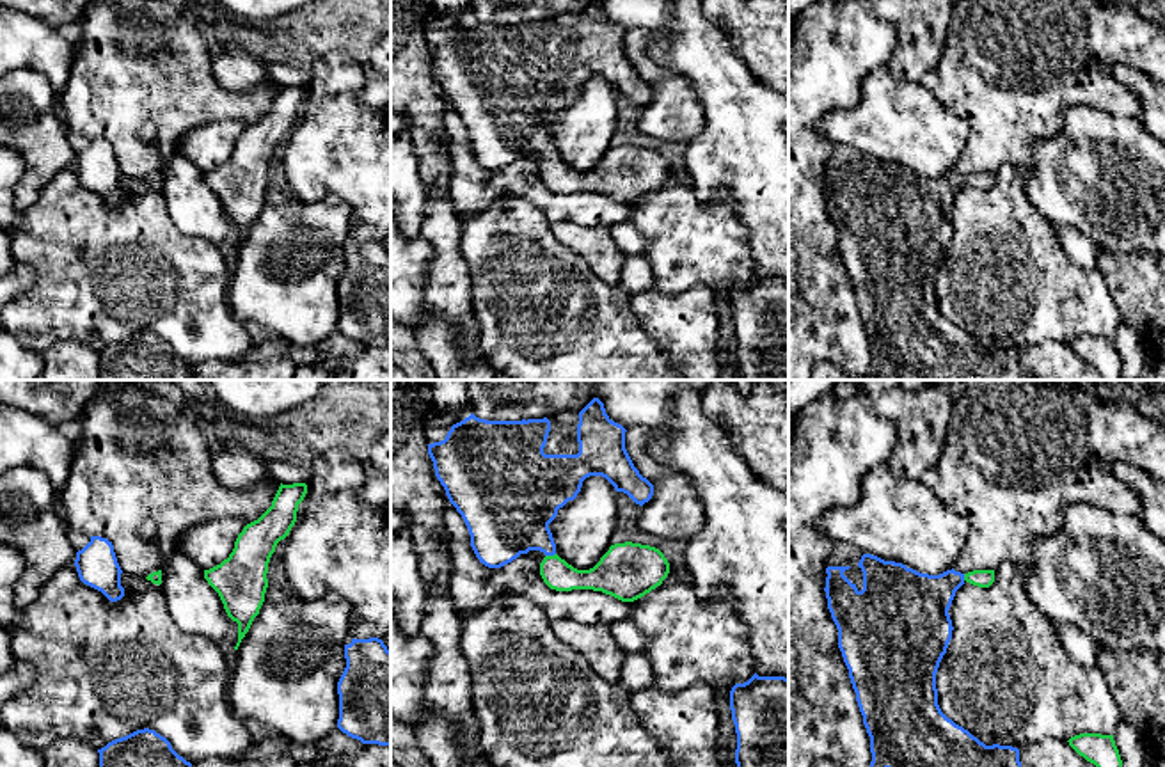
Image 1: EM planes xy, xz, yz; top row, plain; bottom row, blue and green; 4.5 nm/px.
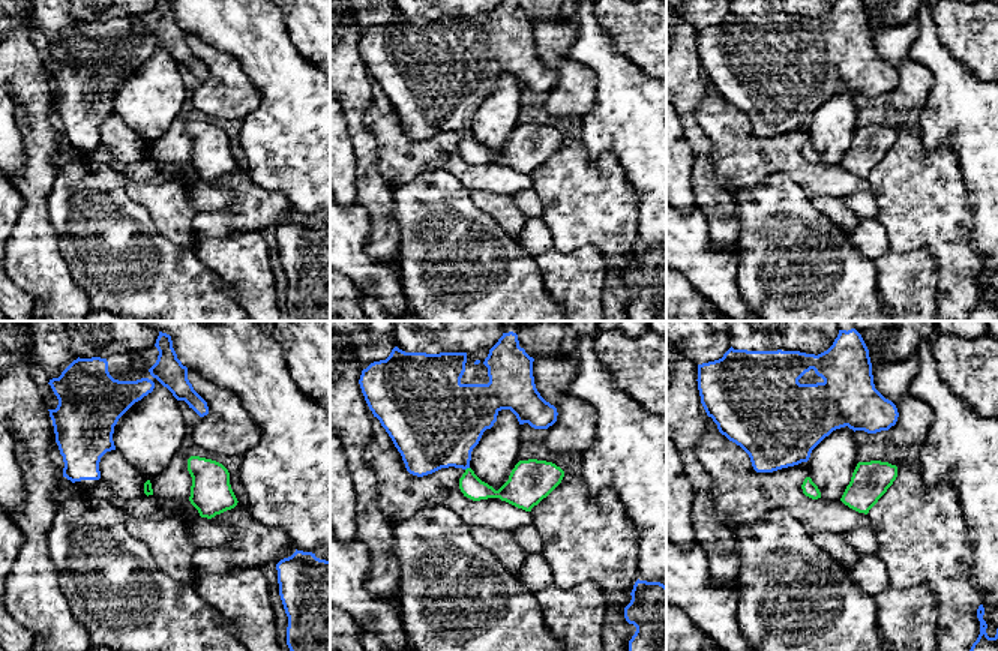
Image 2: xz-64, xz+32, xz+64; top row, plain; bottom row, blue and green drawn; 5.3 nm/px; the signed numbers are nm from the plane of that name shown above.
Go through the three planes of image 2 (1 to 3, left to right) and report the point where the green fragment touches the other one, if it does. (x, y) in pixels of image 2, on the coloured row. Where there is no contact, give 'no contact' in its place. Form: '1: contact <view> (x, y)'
1: no contact
2: contact xz+32 (467, 467)
3: no contact

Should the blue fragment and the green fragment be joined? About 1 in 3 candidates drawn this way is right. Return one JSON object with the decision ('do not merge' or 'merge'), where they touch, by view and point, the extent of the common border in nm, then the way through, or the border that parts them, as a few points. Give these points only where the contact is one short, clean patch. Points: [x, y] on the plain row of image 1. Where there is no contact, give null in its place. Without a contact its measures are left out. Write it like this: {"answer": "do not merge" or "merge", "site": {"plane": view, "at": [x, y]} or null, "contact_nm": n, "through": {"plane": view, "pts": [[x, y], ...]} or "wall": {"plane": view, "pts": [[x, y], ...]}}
{"answer": "merge", "site": {"plane": "xz", "at": [549, 157]}, "contact_nm": 50, "through": {"plane": "xz", "pts": [[510, 118], [549, 157], [553, 171], [560, 178]]}}

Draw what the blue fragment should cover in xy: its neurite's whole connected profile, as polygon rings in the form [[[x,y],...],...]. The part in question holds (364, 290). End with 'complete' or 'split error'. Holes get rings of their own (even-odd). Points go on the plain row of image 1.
[[[378,240],[345,247],[337,330],[362,346],[391,348],[391,254]]] | complete

